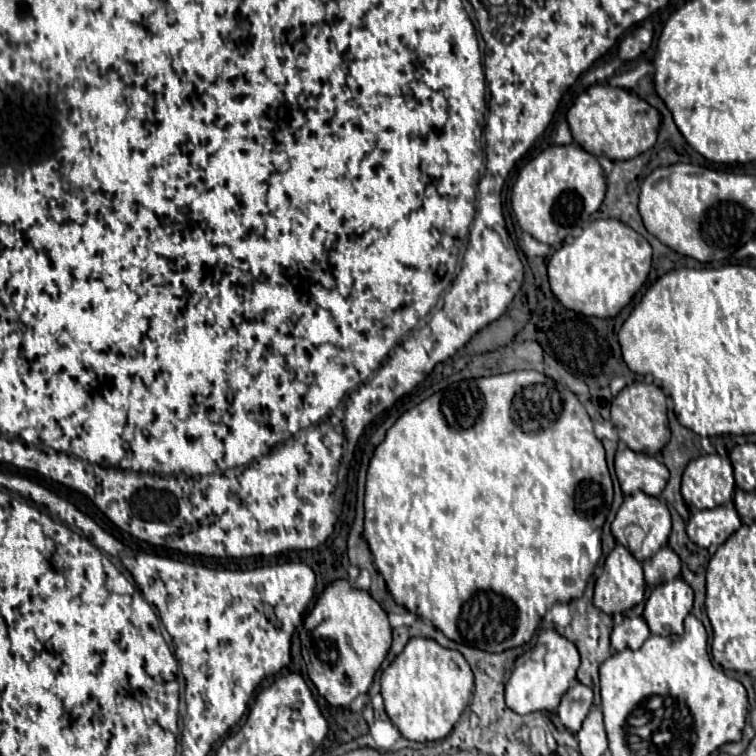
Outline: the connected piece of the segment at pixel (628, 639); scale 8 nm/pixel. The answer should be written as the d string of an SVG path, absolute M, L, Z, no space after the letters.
M622 613L623 621L612 630L612 649L624 651L624 649L640 649L642 643L650 637L650 629L646 625L643 616L627 616Z

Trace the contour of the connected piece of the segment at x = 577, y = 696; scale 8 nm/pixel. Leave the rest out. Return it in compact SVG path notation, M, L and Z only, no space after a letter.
M574 683L562 697L562 703L558 707L558 717L560 723L570 729L572 733L578 733L578 729L582 727L584 717L588 715L592 707L592 689L582 685L582 683Z

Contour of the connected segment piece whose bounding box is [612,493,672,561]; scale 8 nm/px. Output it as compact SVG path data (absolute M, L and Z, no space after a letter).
M634 493L624 499L622 507L616 513L616 519L612 521L612 535L616 535L620 545L626 545L624 527L632 523L640 525L646 533L642 549L640 553L636 553L638 561L650 559L658 549L662 549L668 543L668 535L672 529L670 511L666 503L662 503L658 497Z

